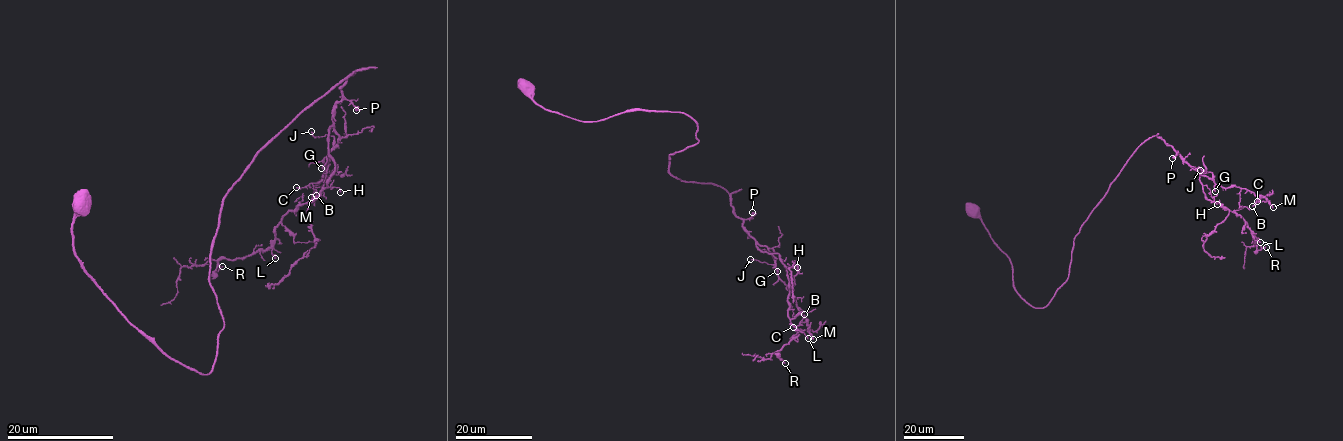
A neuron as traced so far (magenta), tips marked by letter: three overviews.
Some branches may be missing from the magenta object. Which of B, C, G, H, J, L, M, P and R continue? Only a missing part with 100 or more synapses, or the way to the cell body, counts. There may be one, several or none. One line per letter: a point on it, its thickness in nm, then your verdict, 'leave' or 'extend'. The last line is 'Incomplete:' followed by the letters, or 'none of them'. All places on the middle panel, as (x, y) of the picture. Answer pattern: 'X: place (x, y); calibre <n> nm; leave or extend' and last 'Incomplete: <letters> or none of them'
B: place (804, 314); calibre 130 nm; leave
C: place (793, 327); calibre 160 nm; leave
G: place (777, 271); calibre 170 nm; leave
H: place (797, 267); calibre 120 nm; leave
J: place (750, 259); calibre 140 nm; leave
L: place (808, 338); calibre 140 nm; leave
M: place (813, 339); calibre 140 nm; leave
P: place (752, 212); calibre 480 nm; leave
R: place (785, 363); calibre 120 nm; leave
Incomplete: none of them

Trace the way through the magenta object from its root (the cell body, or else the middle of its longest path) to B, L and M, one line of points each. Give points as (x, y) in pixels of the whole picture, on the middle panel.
B: (525, 86), (584, 122), (631, 110), (691, 117), (698, 142), (670, 153), (667, 169), (726, 190), (804, 314)
L: (525, 86), (584, 122), (691, 117), (698, 142), (667, 169), (727, 191), (758, 249), (780, 255), (808, 338)
M: (525, 86), (584, 122), (631, 110), (691, 117), (698, 142), (670, 153), (667, 169), (727, 191), (813, 339)

